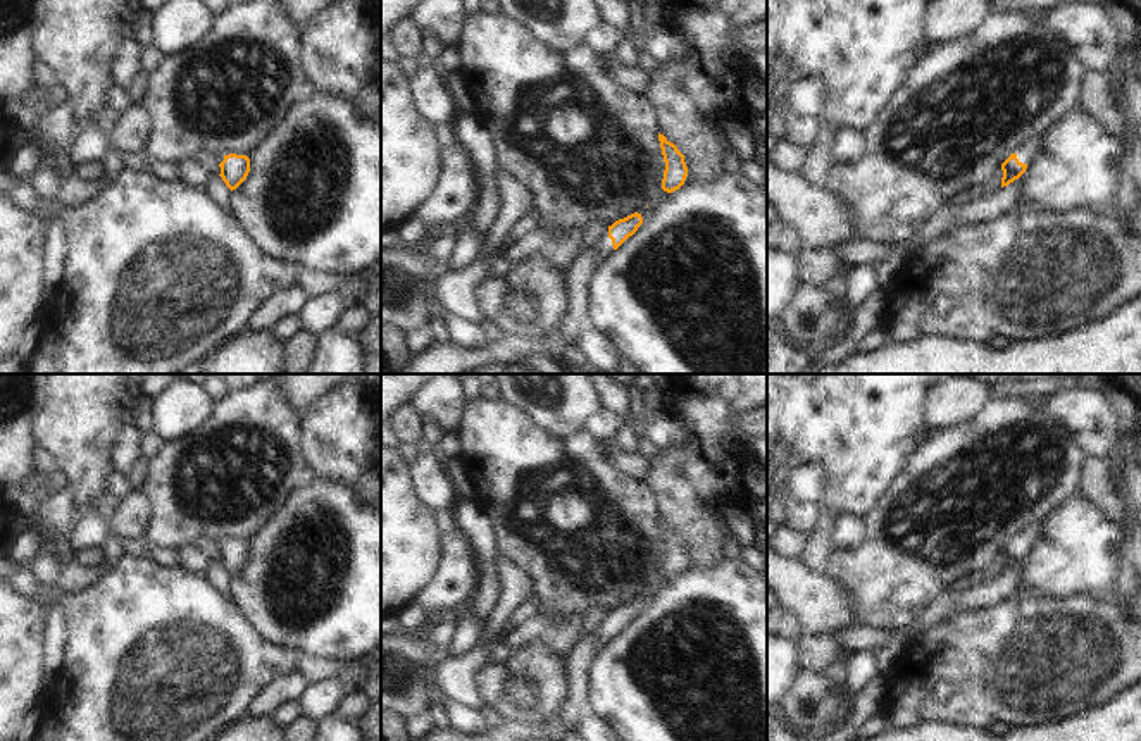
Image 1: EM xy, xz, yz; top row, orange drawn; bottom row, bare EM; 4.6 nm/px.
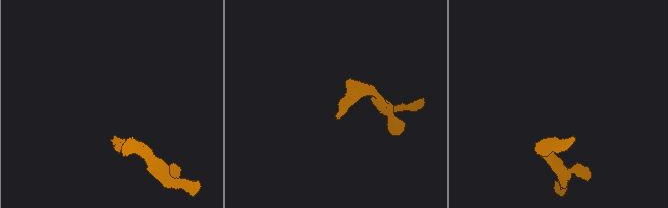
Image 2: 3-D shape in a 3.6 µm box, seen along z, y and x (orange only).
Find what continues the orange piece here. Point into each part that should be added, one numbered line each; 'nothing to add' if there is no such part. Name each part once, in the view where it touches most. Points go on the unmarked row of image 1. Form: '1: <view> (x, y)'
1: xz (604, 633)

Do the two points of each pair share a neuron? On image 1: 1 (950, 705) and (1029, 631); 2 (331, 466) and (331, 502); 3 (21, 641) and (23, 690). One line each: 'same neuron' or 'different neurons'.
1: same neuron
2: different neurons
3: same neuron

